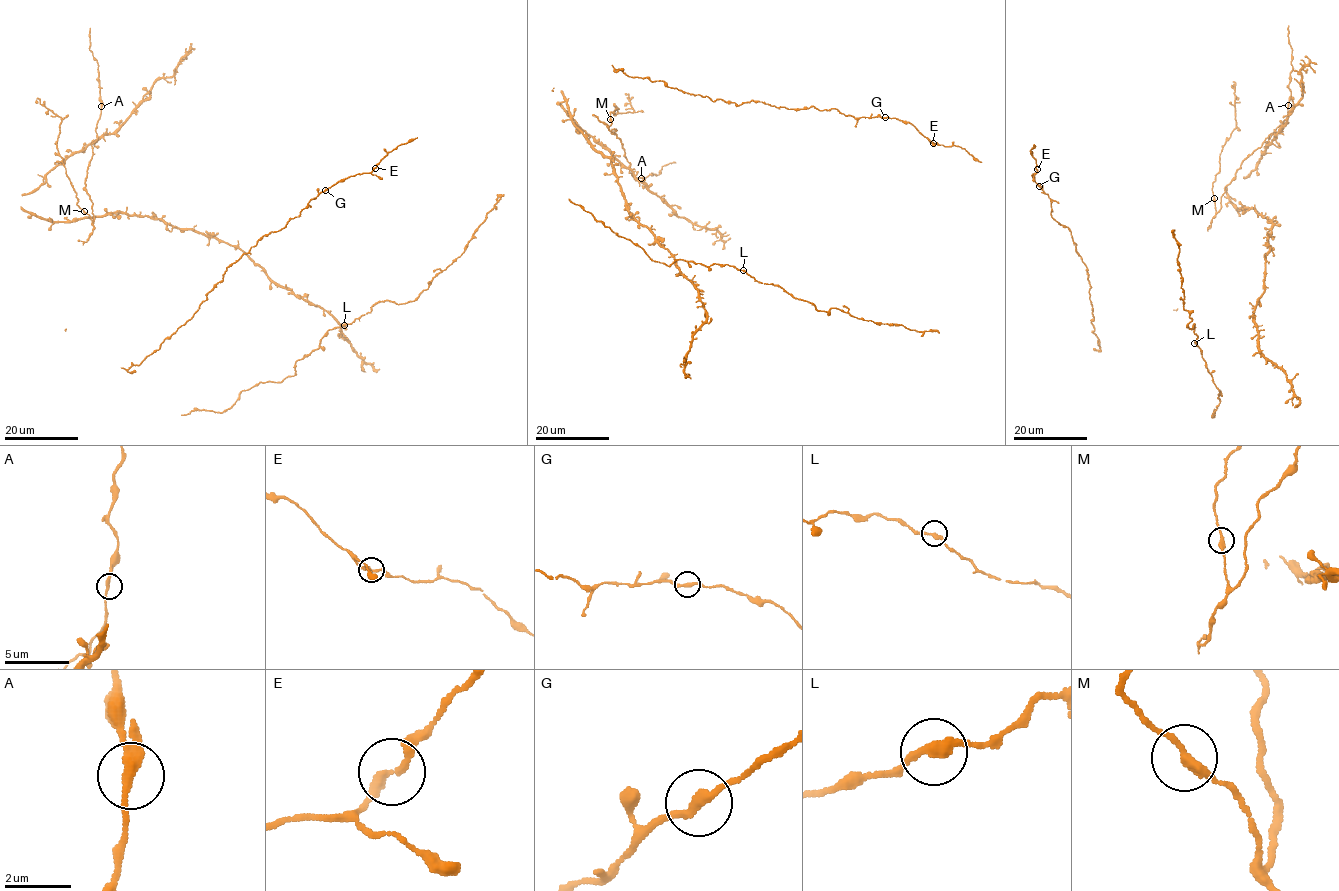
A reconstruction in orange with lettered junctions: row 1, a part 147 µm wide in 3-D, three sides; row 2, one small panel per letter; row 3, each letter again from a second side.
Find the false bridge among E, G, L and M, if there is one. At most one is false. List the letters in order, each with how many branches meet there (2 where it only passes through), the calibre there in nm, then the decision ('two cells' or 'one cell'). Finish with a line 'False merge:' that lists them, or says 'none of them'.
E: 2 | 240 nm | one cell
G: 2 | 260 nm | one cell
L: 2 | 260 nm | one cell
M: 2 | 280 nm | one cell
False merge: none of them

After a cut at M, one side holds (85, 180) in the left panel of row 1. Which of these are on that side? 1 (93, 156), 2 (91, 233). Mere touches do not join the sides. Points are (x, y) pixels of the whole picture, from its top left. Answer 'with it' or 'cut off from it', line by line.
1: with it
2: with it

